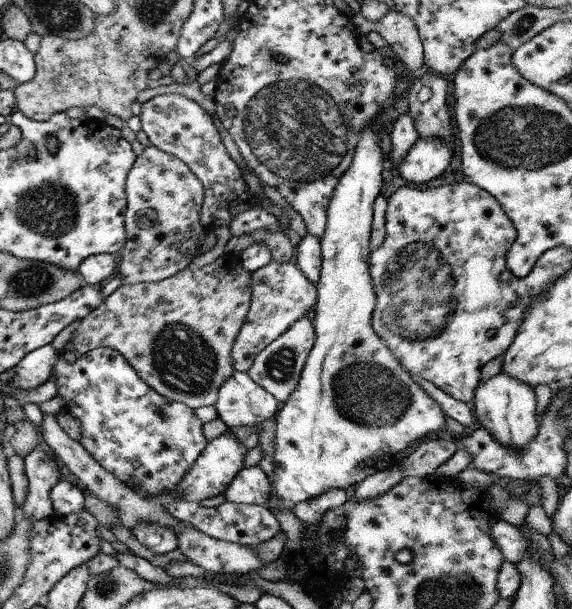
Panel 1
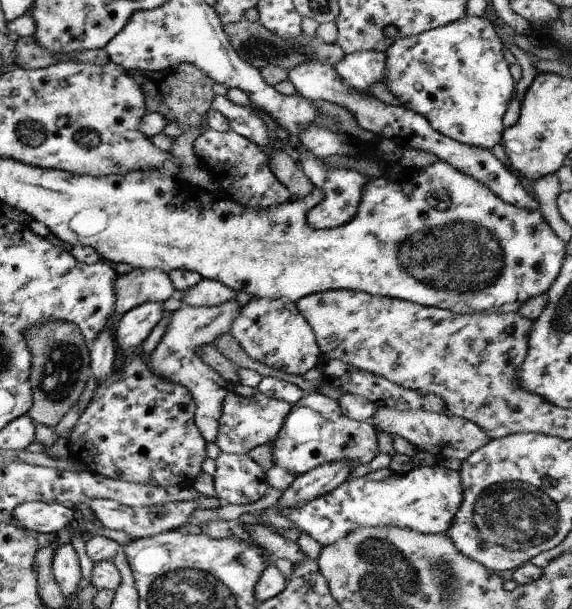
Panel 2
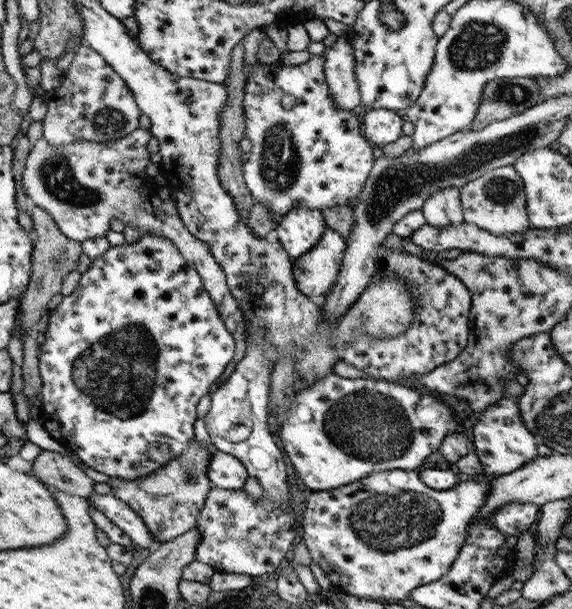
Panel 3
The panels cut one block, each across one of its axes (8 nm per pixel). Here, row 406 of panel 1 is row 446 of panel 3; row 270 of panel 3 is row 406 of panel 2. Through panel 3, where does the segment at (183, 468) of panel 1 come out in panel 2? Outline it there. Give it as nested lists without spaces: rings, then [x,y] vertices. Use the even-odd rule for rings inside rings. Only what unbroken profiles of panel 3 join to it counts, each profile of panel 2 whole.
[[[146,302],[140,304],[139,306],[133,307],[131,310],[128,310],[115,324],[114,329],[114,342],[120,351],[120,369],[114,369],[112,367],[111,372],[102,380],[99,381],[97,386],[94,388],[92,396],[85,406],[85,408],[79,412],[79,417],[76,421],[76,424],[71,428],[69,435],[66,437],[67,443],[67,452],[68,458],[75,462],[79,463],[83,470],[89,471],[90,473],[95,473],[100,475],[101,477],[105,477],[108,479],[113,479],[114,481],[125,481],[126,483],[138,483],[139,485],[153,485],[158,487],[166,487],[166,486],[174,486],[191,488],[191,484],[193,484],[193,480],[197,478],[197,474],[201,472],[201,462],[205,460],[205,444],[206,442],[203,440],[201,434],[199,434],[199,430],[194,423],[194,410],[195,403],[193,402],[192,396],[190,392],[179,383],[171,382],[170,380],[164,379],[164,377],[160,377],[159,375],[154,375],[150,368],[148,367],[149,358],[145,358],[141,354],[141,350],[139,346],[141,346],[141,342],[147,338],[149,332],[151,332],[151,328],[161,320],[166,315],[164,312],[164,308],[162,307],[162,303],[160,302]]]

